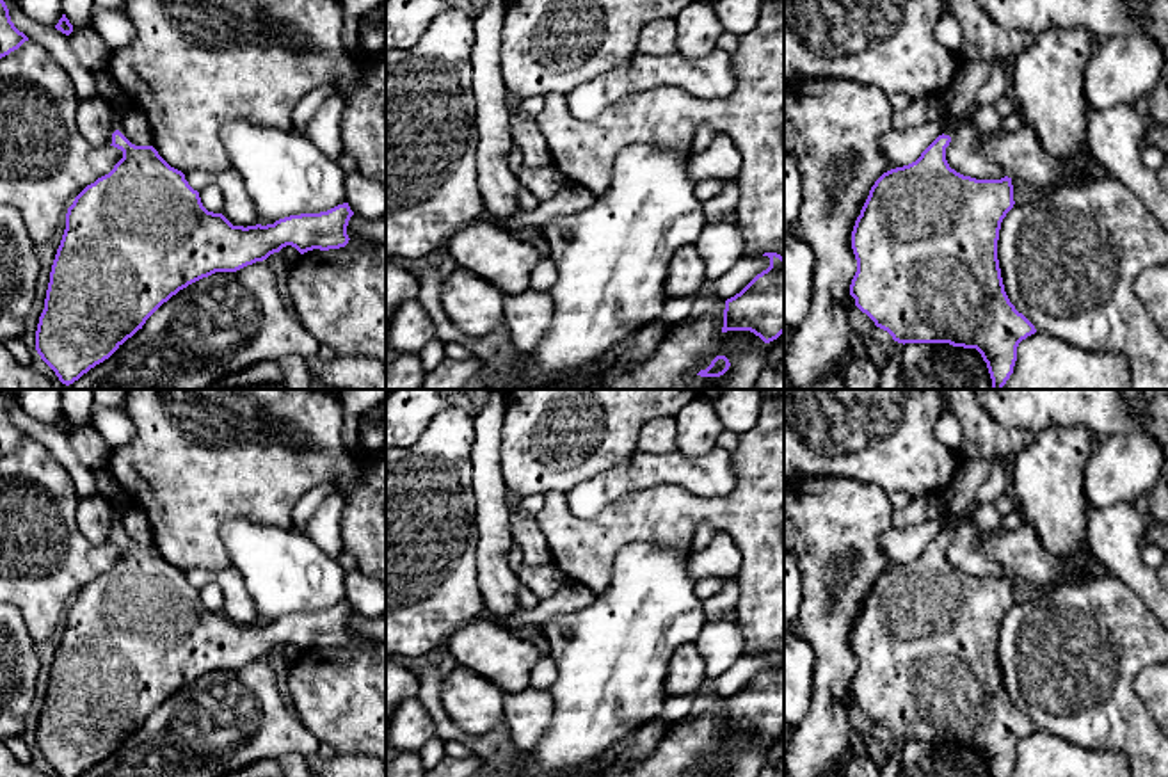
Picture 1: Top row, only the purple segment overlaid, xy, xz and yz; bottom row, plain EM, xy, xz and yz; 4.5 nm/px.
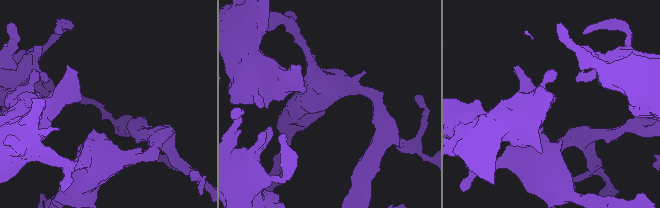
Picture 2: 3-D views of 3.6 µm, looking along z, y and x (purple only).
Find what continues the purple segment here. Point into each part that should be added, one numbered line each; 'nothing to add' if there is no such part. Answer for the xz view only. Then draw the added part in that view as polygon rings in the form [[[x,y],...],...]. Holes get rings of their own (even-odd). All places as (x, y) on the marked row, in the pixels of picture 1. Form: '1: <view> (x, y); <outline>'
nothing to add

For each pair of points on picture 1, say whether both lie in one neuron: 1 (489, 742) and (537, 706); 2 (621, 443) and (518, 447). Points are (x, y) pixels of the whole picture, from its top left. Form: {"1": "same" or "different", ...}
{"1": "different", "2": "same"}

